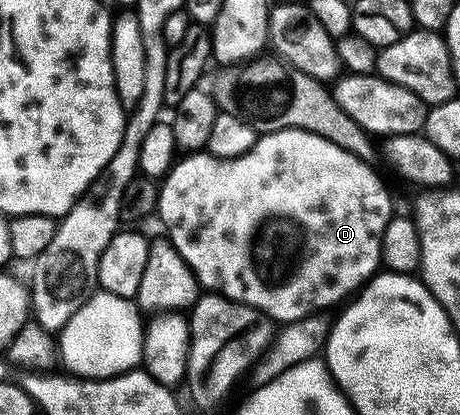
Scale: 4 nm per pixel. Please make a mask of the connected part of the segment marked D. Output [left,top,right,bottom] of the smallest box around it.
[156,129,392,323]

